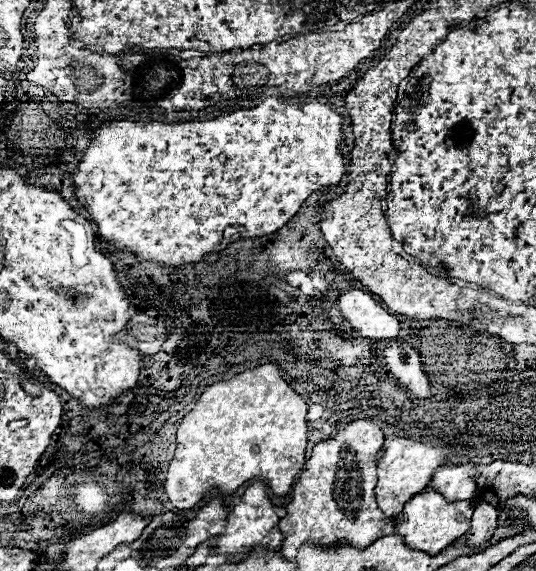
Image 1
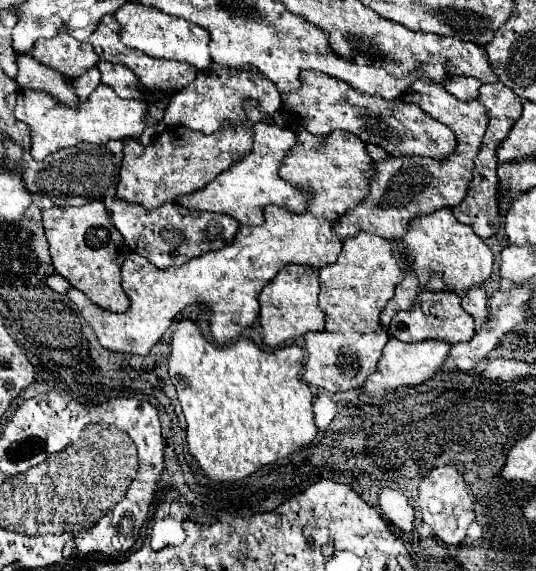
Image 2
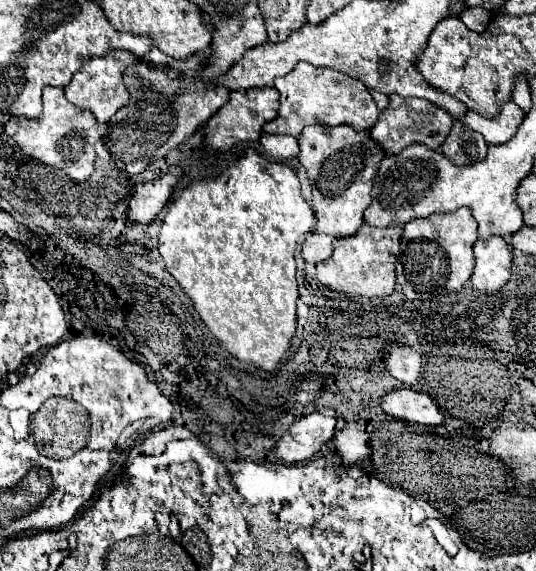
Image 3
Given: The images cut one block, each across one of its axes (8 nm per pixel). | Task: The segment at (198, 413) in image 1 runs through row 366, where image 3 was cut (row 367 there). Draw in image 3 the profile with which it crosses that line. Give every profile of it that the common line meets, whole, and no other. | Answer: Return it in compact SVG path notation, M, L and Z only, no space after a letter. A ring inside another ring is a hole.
M252 148L244 160L230 162L220 178L194 182L184 188L180 198L166 210L158 236L166 270L192 300L216 342L224 350L232 350L232 356L240 362L272 372L290 348L290 340L296 332L294 250L296 242L308 232L306 226L312 226L312 216L314 212L300 194L296 170L280 162L264 160L264 156Z

